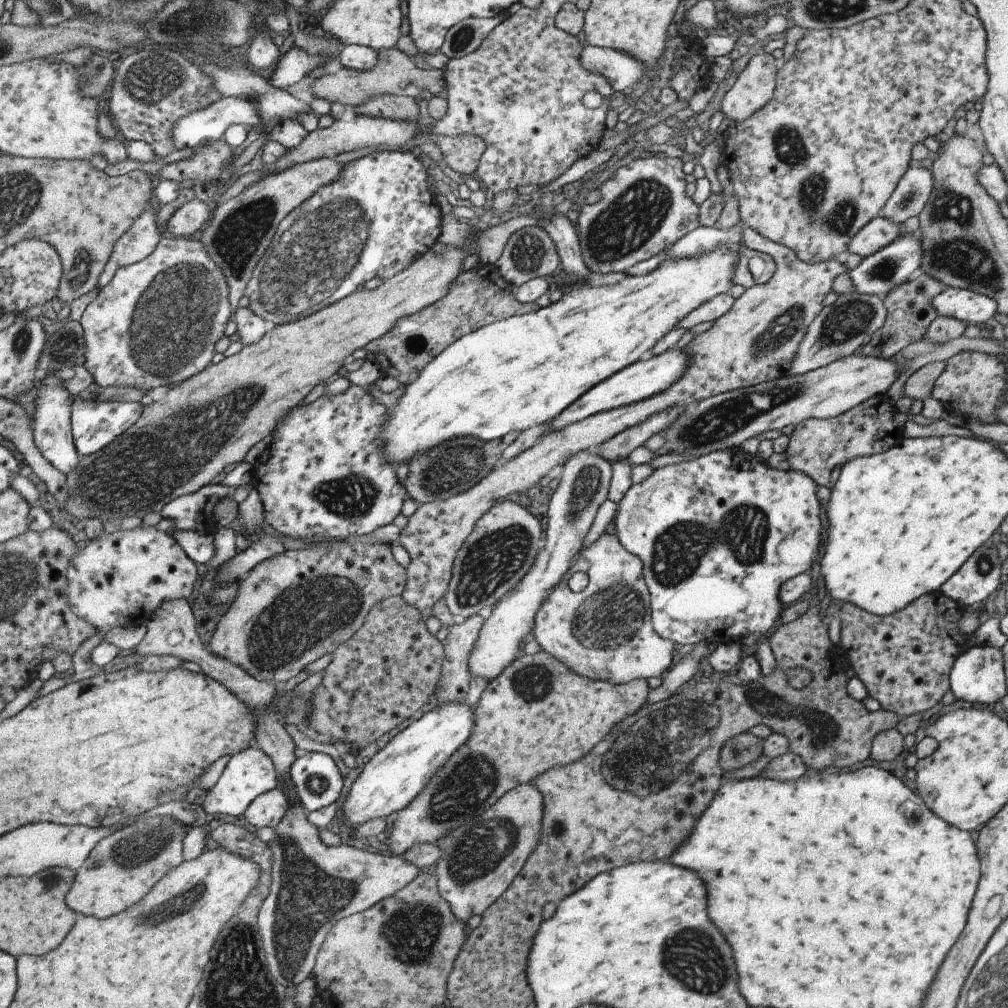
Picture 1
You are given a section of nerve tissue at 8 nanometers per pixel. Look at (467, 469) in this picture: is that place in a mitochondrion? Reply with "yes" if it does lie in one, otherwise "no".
yes

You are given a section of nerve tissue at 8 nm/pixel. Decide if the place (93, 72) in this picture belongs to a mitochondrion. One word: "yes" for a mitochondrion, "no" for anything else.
yes

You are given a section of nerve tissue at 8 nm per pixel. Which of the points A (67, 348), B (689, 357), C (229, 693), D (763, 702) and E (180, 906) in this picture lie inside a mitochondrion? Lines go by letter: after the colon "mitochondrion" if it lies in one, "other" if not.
A: mitochondrion
B: other
C: other
D: mitochondrion
E: mitochondrion

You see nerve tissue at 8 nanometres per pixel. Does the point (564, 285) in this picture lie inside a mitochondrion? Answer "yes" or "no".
no

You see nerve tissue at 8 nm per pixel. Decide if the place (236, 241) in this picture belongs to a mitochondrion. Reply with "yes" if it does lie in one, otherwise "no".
yes

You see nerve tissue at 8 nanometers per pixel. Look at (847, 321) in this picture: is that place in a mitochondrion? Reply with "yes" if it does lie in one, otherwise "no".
yes

